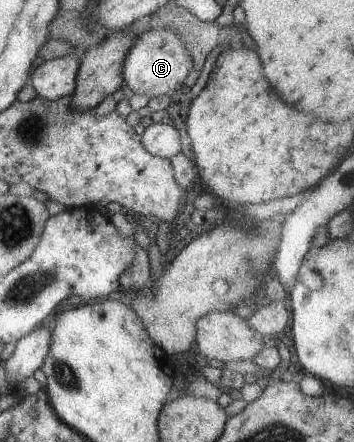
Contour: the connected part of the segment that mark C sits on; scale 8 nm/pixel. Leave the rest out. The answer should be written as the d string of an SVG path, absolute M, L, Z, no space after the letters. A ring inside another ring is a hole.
M159 27L136 38L135 46L128 51L123 64L123 80L135 94L146 95L149 99L161 97L180 88L192 65L186 43L182 43L172 31Z

